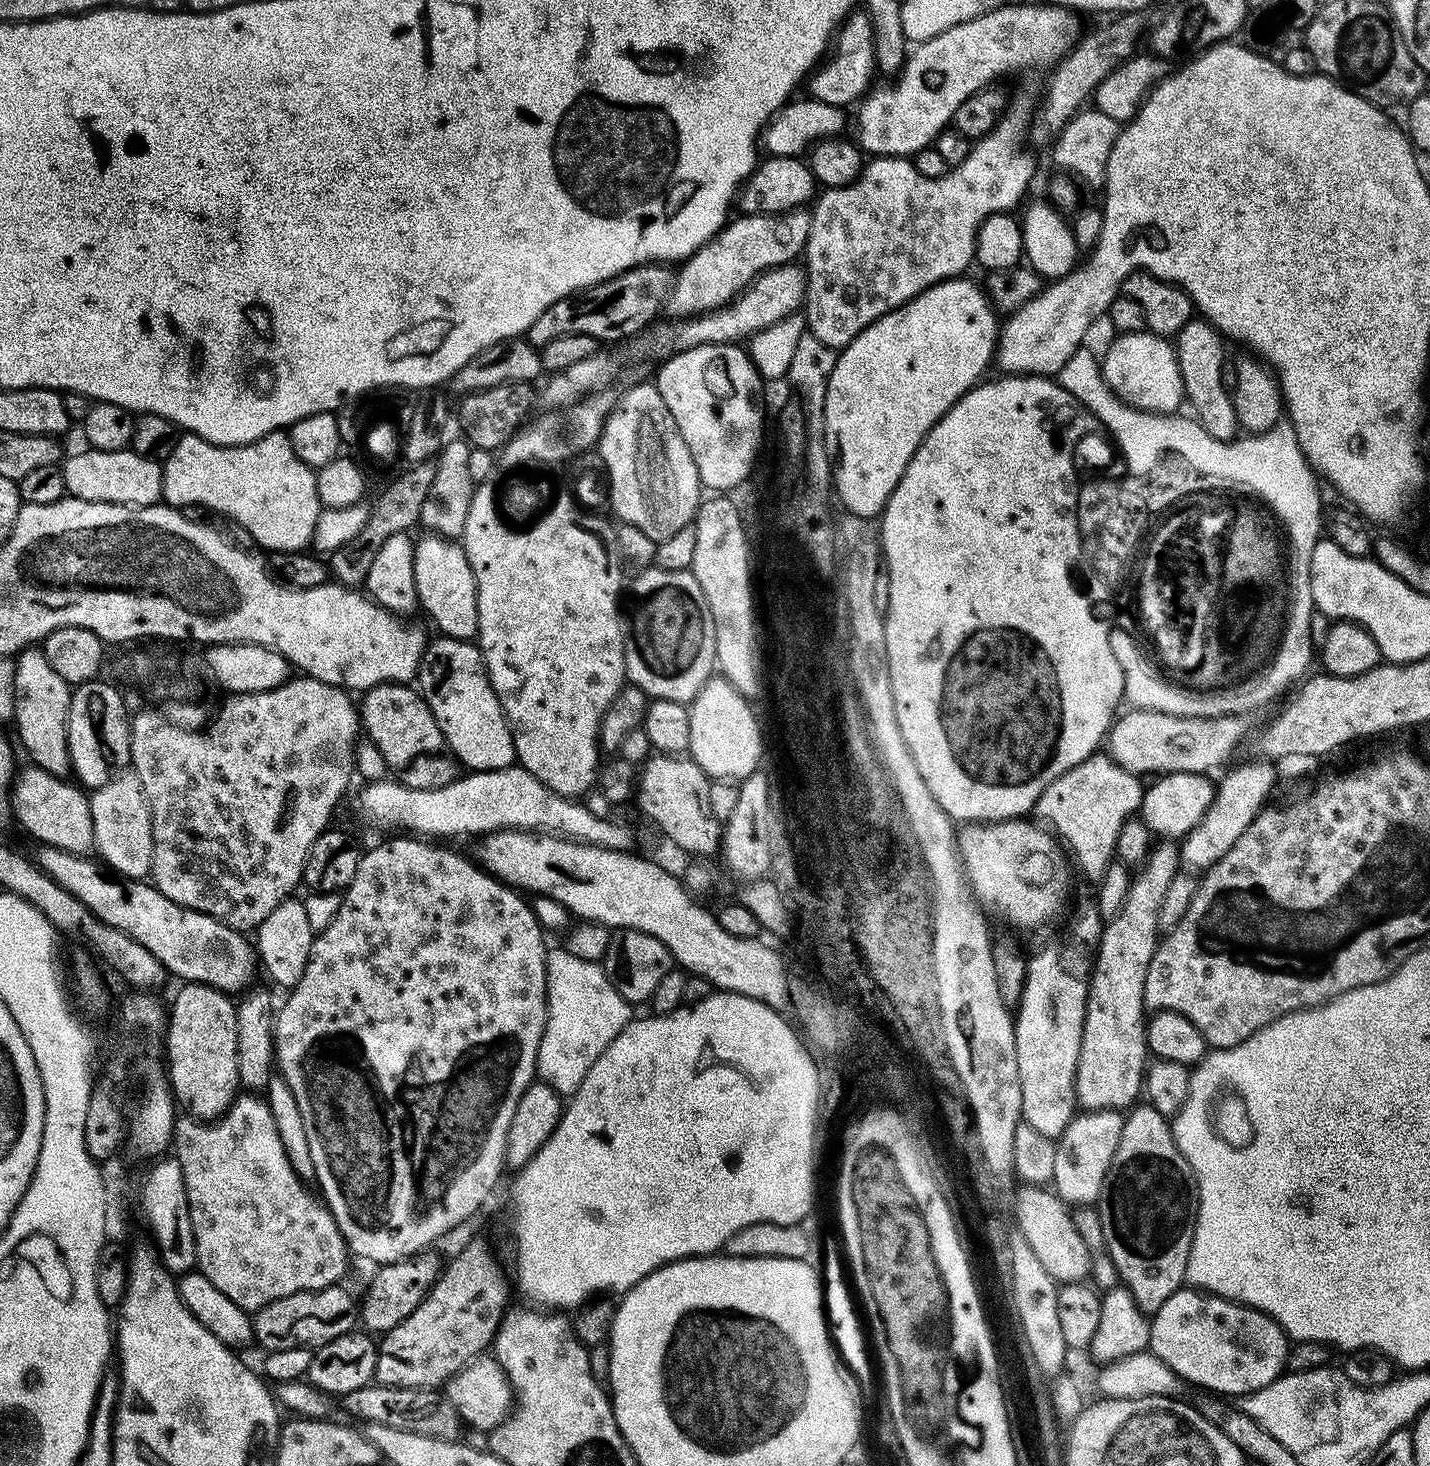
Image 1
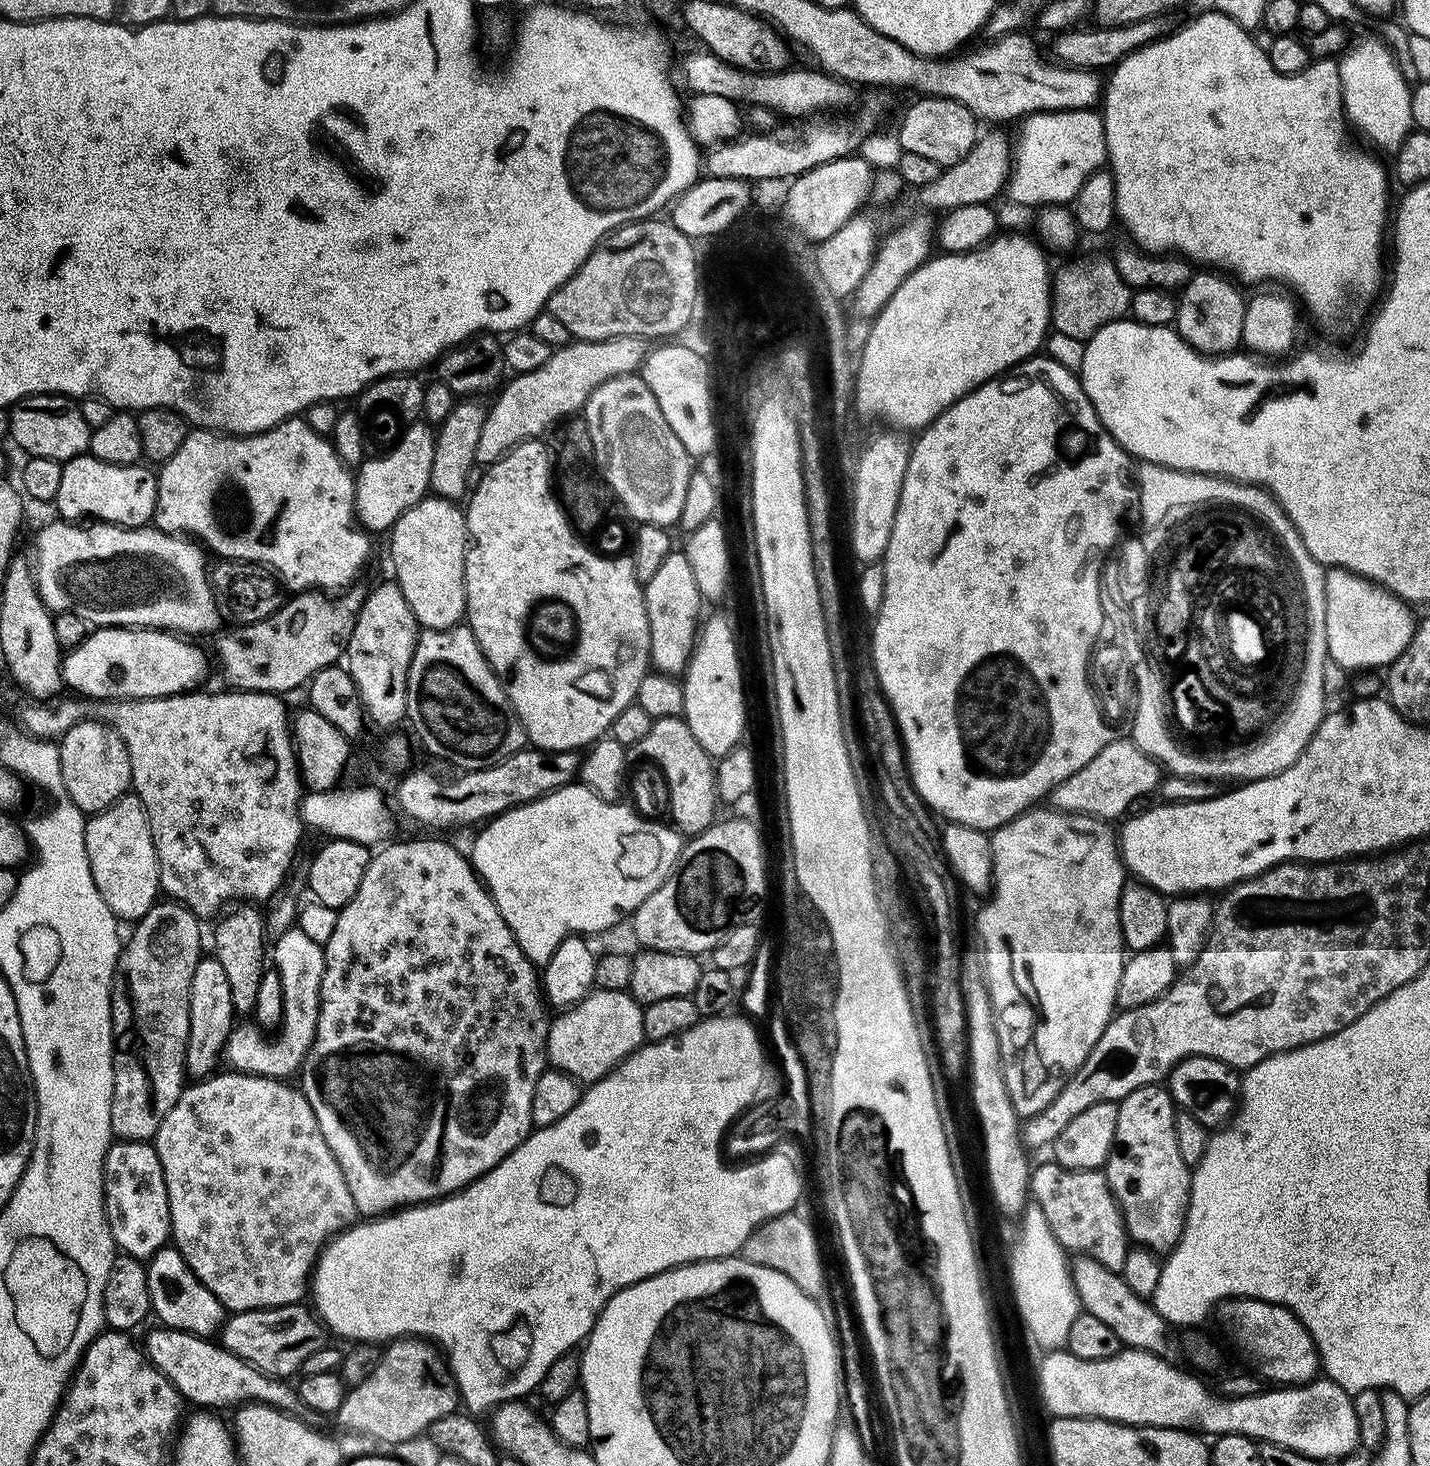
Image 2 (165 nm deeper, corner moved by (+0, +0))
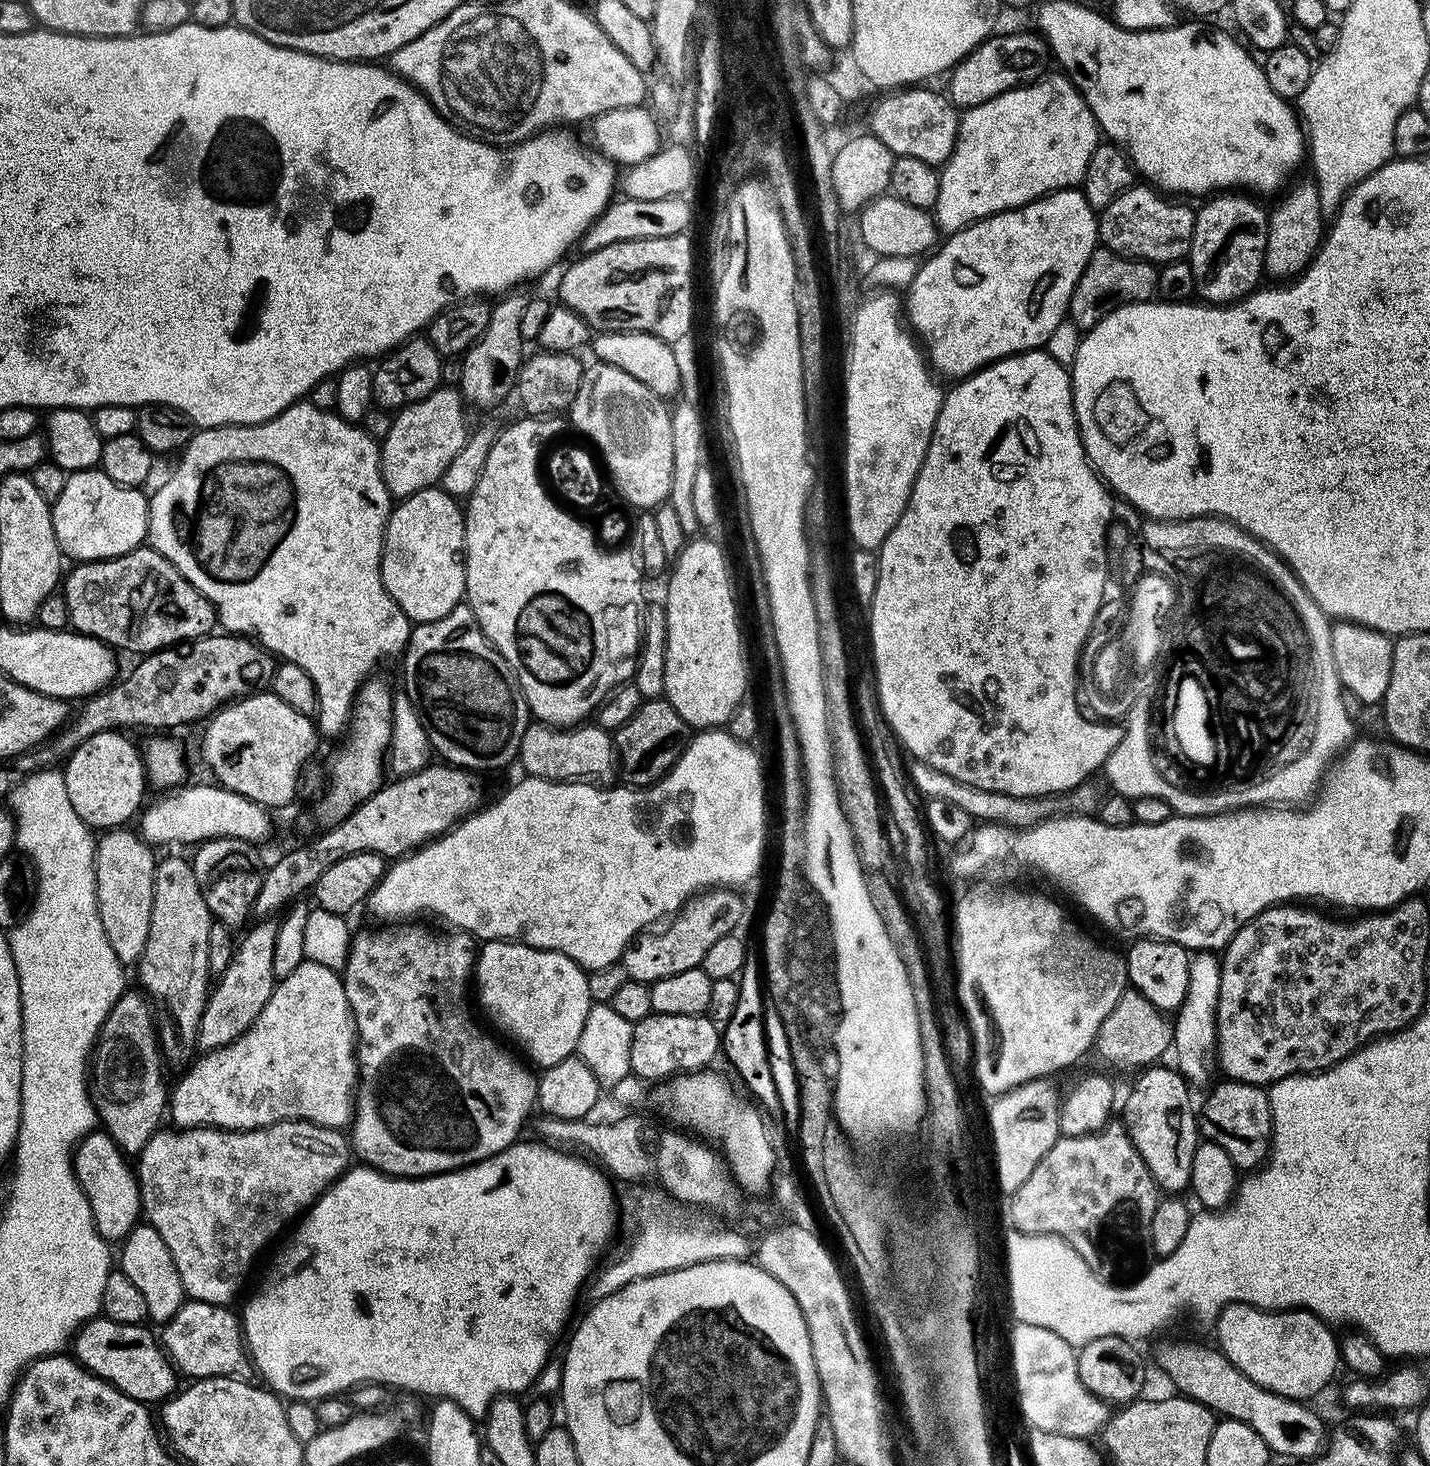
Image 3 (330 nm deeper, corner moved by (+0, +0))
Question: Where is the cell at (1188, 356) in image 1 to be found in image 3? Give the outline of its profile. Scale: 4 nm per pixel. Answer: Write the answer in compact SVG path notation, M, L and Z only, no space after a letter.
M1224 190L1207 197L1201 203L1204 205L1195 209L1194 234L1186 263L1194 270L1196 296L1201 301L1217 306L1234 304L1255 292L1261 283L1269 209L1256 200L1259 199L1240 190Z

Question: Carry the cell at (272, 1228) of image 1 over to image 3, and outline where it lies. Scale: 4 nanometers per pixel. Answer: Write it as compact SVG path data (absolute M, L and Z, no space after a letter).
M283 1120L277 1124L271 1124L265 1128L255 1128L249 1132L231 1132L225 1128L181 1128L164 1132L158 1130L146 1142L138 1157L138 1163L134 1171L140 1182L140 1202L142 1216L147 1223L152 1225L158 1234L162 1234L162 1242L166 1242L166 1250L170 1250L170 1258L174 1258L174 1266L178 1266L178 1274L182 1278L185 1297L210 1302L211 1304L231 1305L232 1299L240 1292L252 1263L260 1256L260 1251L287 1226L291 1225L301 1214L307 1213L308 1209L331 1184L335 1184L350 1167L350 1140L343 1131L326 1126L318 1126L314 1122L305 1120Z

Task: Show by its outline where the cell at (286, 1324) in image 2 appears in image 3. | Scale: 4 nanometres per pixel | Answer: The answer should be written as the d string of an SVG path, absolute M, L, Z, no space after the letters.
M189 1299L170 1318L162 1328L162 1347L168 1354L169 1360L176 1365L181 1373L184 1372L192 1380L205 1380L215 1376L235 1376L237 1378L245 1375L244 1371L250 1368L250 1357L244 1342L244 1329L239 1315L232 1313L231 1307L223 1304L211 1304L201 1300Z

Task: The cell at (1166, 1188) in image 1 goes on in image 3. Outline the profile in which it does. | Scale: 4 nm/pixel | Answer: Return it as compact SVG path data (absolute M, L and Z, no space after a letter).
M1149 1066L1139 1073L1136 1085L1124 1104L1122 1123L1142 1162L1148 1167L1157 1189L1180 1194L1190 1185L1190 1166L1198 1143L1198 1116L1188 1097L1190 1085L1175 1067Z

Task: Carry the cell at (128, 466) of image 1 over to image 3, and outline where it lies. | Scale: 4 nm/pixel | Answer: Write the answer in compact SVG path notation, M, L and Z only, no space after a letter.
M87 468L85 472L71 473L66 482L66 487L62 489L62 494L59 498L51 504L52 506L52 521L54 522L54 534L58 538L58 546L61 553L65 557L68 556L72 562L87 562L90 560L113 560L115 556L121 556L127 552L133 552L135 548L141 547L148 539L148 501L147 495L143 496L143 491L140 488L127 488L118 482L111 480L107 474L97 470L96 468Z

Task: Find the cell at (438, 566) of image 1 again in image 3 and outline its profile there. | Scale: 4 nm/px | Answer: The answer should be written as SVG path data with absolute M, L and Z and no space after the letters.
M438 486L405 497L389 513L380 573L383 585L413 623L437 621L465 597L463 509Z

